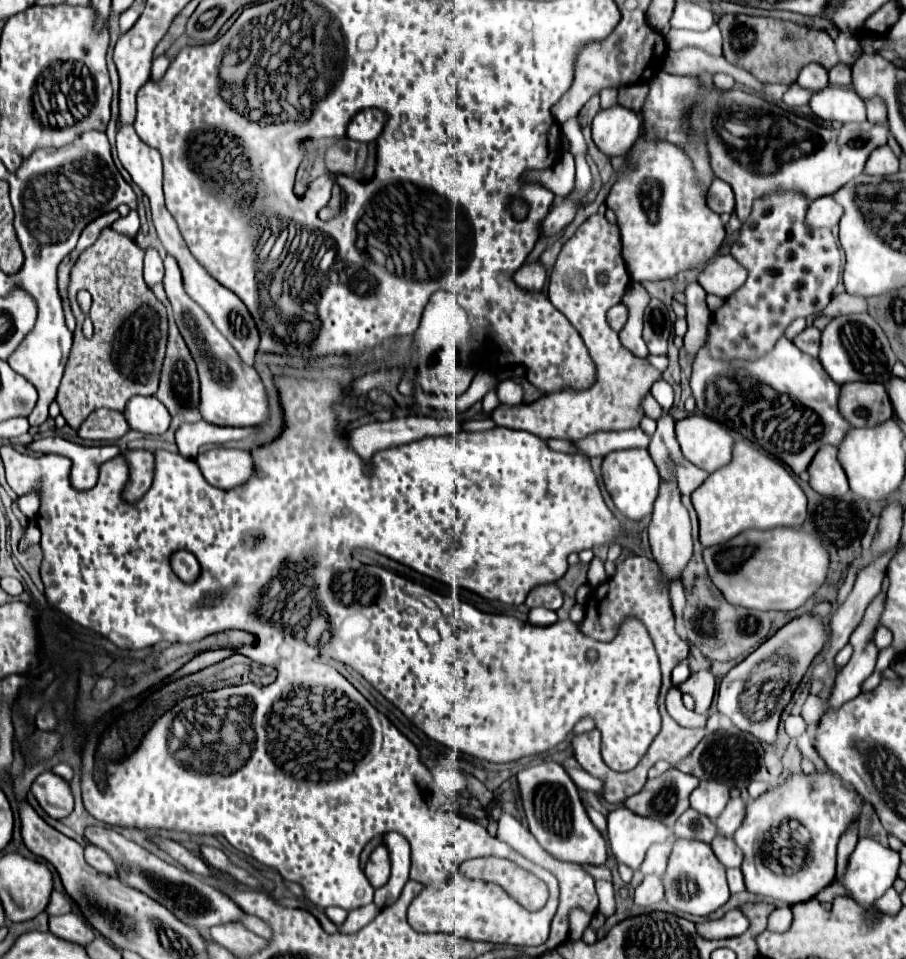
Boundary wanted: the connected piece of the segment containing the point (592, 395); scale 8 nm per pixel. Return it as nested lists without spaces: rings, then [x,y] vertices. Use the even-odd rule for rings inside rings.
[[[602,214],[590,216],[562,246],[550,274],[548,298],[584,340],[590,358],[596,364],[596,382],[586,390],[562,388],[562,392],[546,394],[532,404],[512,408],[500,404],[492,416],[496,426],[526,430],[540,438],[564,438],[578,442],[594,432],[626,430],[640,424],[640,418],[644,416],[640,402],[650,386],[662,378],[662,374],[654,370],[648,360],[636,358],[630,350],[626,350],[618,338],[618,332],[612,330],[606,320],[606,312],[622,302],[628,284],[630,274],[626,270],[626,262],[622,260],[622,244],[616,224],[610,224]],[[600,274],[606,274],[606,282],[598,280]]]

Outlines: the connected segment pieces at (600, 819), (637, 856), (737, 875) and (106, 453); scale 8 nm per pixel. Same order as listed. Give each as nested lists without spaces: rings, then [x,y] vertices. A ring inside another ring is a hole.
[[[584,802],[584,806],[586,806],[586,812],[588,812],[588,816],[590,816],[592,824],[594,824],[600,832],[606,832],[606,818],[604,818],[598,810],[594,810],[590,804],[586,804],[586,802]]]
[[[620,806],[608,814],[608,842],[610,852],[618,864],[626,864],[638,870],[644,862],[644,854],[654,842],[668,838],[672,830],[658,820],[650,820]]]
[[[730,868],[728,870],[728,886],[730,886],[730,892],[732,894],[738,894],[738,892],[744,892],[744,876],[740,872],[740,868]]]
[[[42,438],[34,440],[28,446],[32,452],[42,452],[42,454],[60,454],[72,460],[70,480],[78,490],[90,490],[98,482],[98,470],[104,462],[110,458],[118,456],[120,450],[118,446],[80,446],[74,442],[68,442],[64,438]]]

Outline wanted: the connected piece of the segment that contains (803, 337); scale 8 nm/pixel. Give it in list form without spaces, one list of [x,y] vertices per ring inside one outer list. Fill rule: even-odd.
[[[808,326],[808,328],[804,328],[802,334],[798,334],[798,336],[794,338],[794,344],[796,344],[802,352],[806,352],[806,354],[818,358],[820,334],[822,334],[822,332],[820,332],[816,326]]]

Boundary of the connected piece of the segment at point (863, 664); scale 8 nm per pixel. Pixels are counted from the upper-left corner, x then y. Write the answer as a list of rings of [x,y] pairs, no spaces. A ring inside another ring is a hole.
[[[878,594],[872,604],[866,608],[866,614],[860,622],[860,626],[854,630],[850,636],[850,644],[854,646],[854,654],[850,662],[838,672],[834,690],[830,696],[830,708],[840,708],[848,700],[856,698],[862,692],[862,682],[872,674],[876,658],[878,658],[878,648],[874,648],[872,642],[872,632],[878,626],[878,616],[882,612],[884,604],[884,594]]]

